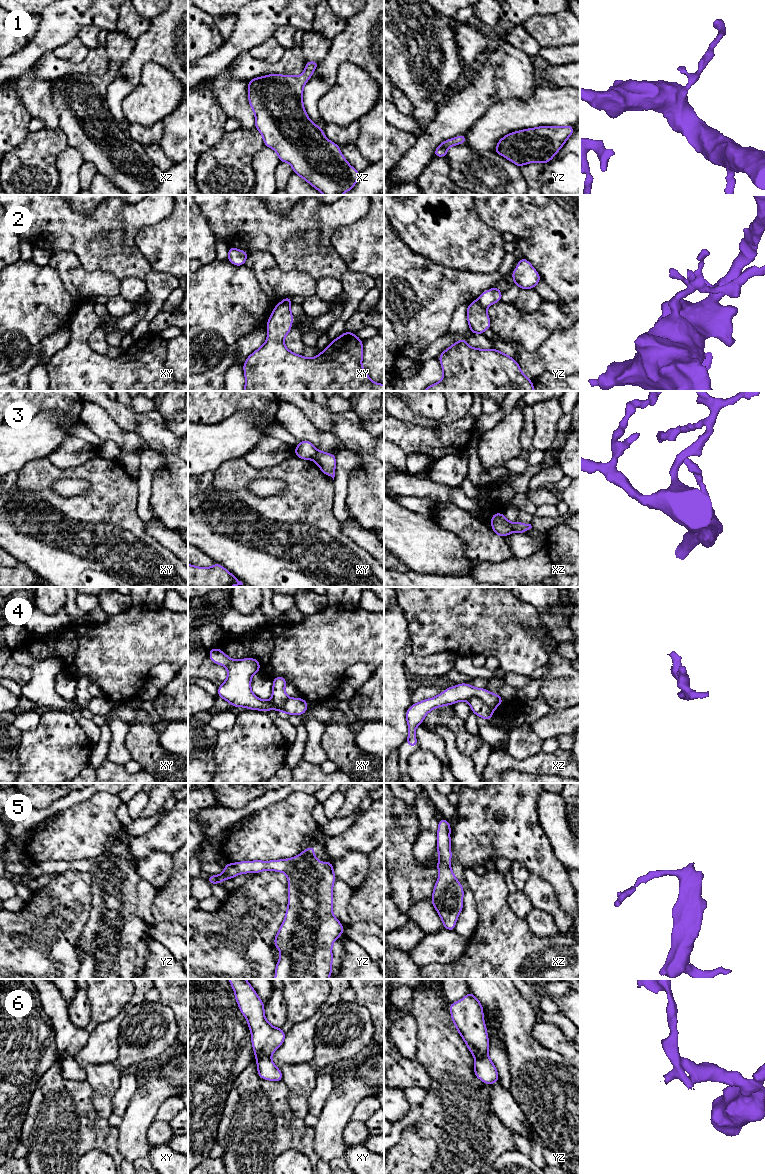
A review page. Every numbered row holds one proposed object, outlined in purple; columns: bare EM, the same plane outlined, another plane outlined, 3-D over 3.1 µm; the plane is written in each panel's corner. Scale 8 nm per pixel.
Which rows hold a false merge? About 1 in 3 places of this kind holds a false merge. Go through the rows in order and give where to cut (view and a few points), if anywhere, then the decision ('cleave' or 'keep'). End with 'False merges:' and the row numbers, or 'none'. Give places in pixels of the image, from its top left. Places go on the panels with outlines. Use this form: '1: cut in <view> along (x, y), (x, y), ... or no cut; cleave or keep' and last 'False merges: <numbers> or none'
1: no cut; keep
2: cut in yz along (476, 300), (485, 309); cleave
3: cut in xy along (318, 451), (313, 459); cleave
4: cut in xz along (467, 700), (471, 697), (478, 697), (493, 709); cleave
5: no cut; keep
6: cut in xy along (269, 1056), (256, 1057); cleave
False merges: 2, 3, 4, 6

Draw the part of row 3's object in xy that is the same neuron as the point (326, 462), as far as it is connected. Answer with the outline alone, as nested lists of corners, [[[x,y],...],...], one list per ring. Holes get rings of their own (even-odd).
[[[321,450],[318,451],[314,461],[326,476],[331,476],[334,480],[336,468],[335,454],[326,453]]]

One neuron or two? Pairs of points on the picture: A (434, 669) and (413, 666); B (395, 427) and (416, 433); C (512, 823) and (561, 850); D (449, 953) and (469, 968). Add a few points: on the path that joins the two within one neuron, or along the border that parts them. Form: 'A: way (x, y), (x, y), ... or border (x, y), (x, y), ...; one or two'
A: way (429, 666), (418, 666); one
B: way (400, 432), (411, 433); one
C: border (540, 824), (554, 855), (564, 865); two
D: border (468, 938), (465, 953), (458, 960), (436, 963); two

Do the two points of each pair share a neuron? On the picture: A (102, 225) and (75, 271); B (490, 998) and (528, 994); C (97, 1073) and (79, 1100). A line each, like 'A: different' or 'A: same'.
A: different
B: different
C: different

